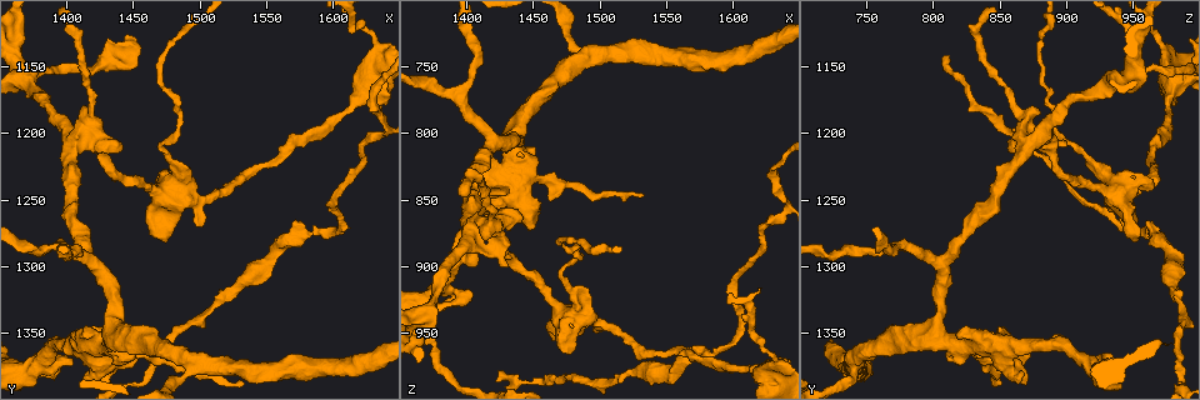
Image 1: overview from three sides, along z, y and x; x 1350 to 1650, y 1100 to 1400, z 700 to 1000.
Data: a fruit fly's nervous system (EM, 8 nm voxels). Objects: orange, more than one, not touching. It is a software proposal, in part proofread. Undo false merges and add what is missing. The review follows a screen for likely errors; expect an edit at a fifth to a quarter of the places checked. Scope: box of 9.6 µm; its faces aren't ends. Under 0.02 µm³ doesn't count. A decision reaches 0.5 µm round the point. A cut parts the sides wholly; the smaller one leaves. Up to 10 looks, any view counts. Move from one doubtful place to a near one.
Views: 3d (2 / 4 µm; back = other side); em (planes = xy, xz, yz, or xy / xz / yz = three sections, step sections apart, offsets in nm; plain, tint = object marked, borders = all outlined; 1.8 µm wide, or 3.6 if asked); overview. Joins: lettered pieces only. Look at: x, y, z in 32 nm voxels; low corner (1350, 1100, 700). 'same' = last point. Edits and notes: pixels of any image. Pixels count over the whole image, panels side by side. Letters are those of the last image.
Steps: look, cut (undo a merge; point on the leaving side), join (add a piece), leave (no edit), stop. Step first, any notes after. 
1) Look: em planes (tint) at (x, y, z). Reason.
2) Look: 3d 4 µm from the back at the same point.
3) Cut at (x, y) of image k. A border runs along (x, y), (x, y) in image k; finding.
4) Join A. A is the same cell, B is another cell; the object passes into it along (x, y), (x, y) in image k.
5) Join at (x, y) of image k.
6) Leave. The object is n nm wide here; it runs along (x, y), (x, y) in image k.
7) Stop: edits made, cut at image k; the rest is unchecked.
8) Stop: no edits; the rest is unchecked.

Look: em xz step 8 (borders) at (1370, 1152, 950). Thick turns thin.

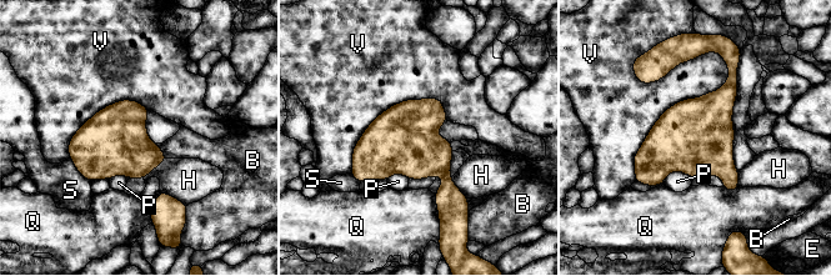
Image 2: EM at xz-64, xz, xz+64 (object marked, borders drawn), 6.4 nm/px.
Leave. The longest contact is with V, 1000 nm; B, E, H, P, Q, S and V are other cells; one cell here.

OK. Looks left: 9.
Look: em xy step 16 (tint) at (1412, 1384, 866). Thick end.

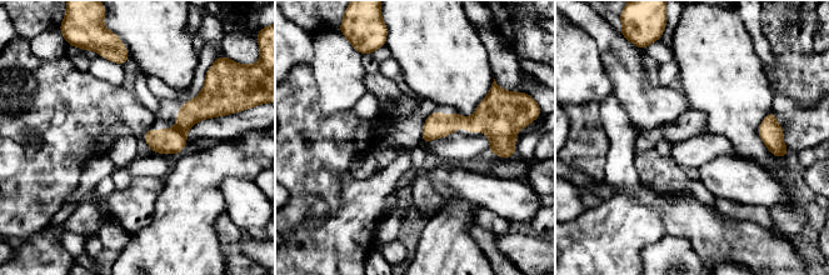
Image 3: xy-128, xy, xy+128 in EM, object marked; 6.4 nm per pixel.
Look: em planes (borders) at the same point. Cut it another way.

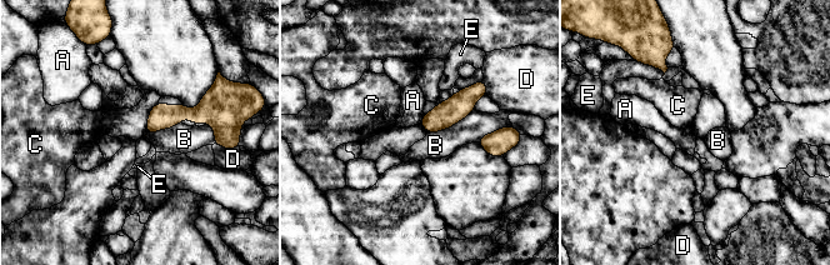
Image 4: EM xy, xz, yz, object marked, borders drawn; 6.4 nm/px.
Leave. A, B, C, D and E are other cells; a border runs along (424, 115), (420, 124) in image 4; no lettered piece goes on from it.

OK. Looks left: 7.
Look: 3d 2 µm at (1410, 1208, 868). Abrupt turn.

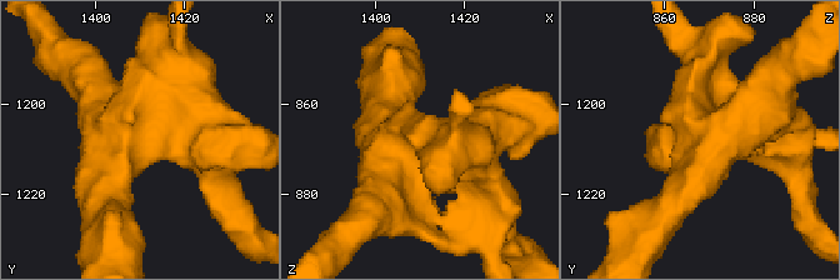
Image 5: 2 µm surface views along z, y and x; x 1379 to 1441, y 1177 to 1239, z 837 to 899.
Look: em planes (borders) at (1410, 1207, 870). Now the EM.

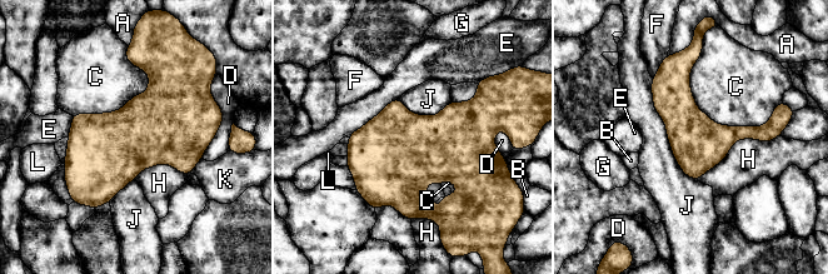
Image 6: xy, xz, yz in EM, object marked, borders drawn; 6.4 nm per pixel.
Leave. A, B, C, D, E, F, G, H, J, K and L are other cells; a border runs along (652, 78), (674, 159), (697, 180) in image 6; one cell here.

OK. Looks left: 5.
Look: em planes (tint) at (1530, 1316, 978). Sudden change in width.

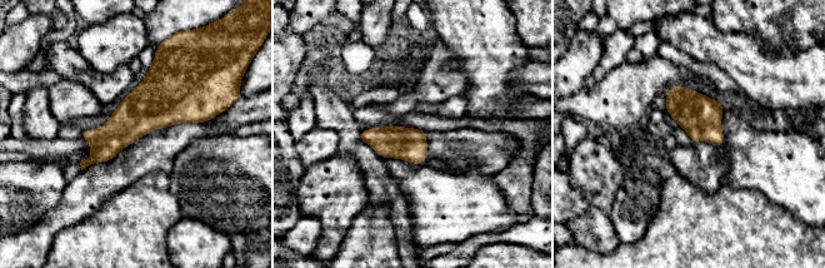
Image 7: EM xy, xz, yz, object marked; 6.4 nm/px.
Look: em planes (borders) at the same point. What lies round it.

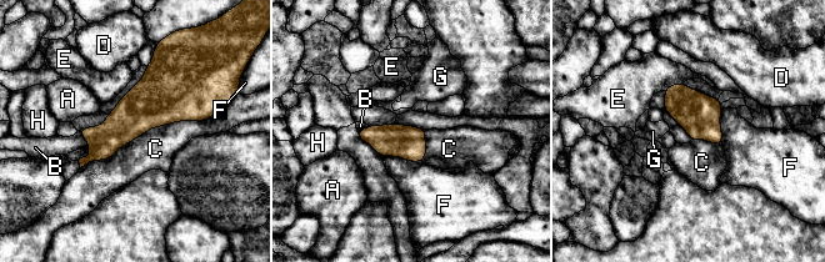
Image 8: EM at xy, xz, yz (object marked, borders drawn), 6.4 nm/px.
Leave. A, B, C, D, E, F, G and H are other cells; a border runs along (201, 120), (153, 126), (80, 169) in image 8; continuous, no second cell.

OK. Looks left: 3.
Stop: no edits; the rest is unchecked.

